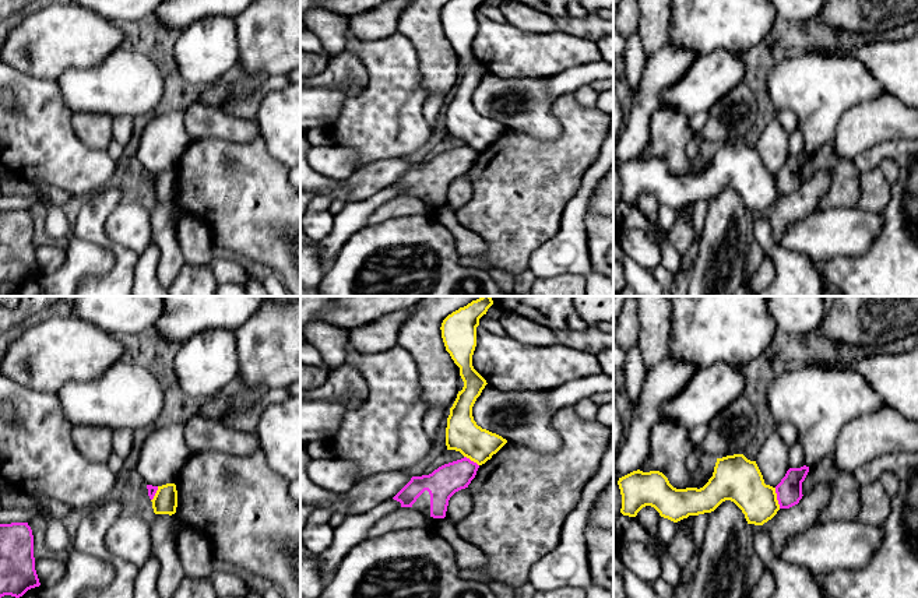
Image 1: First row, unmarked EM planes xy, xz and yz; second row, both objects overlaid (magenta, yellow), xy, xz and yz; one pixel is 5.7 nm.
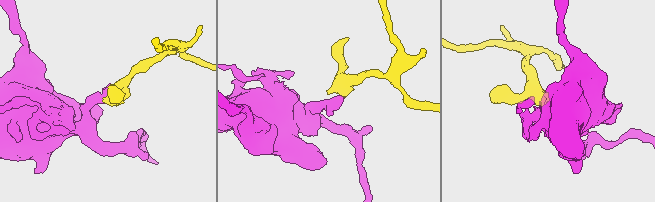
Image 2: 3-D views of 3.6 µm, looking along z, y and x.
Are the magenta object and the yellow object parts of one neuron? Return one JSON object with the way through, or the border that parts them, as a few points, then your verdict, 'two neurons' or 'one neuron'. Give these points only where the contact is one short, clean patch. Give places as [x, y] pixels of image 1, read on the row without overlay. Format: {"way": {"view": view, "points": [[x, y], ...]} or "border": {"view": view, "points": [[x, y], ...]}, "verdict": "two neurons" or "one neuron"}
{"border": {"view": "yz", "points": [[774, 175], [780, 194]]}, "verdict": "two neurons"}

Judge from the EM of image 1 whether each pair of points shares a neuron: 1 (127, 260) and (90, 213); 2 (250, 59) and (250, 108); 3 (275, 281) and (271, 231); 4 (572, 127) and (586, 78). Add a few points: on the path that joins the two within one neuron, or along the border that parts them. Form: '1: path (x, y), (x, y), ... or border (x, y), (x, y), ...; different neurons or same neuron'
1: path (115, 249), (91, 225); same neuron
2: border (285, 74), (271, 74), (267, 77); different neurons
3: border (274, 271), (284, 281); different neurons
4: border (573, 92), (565, 92), (552, 102); different neurons

